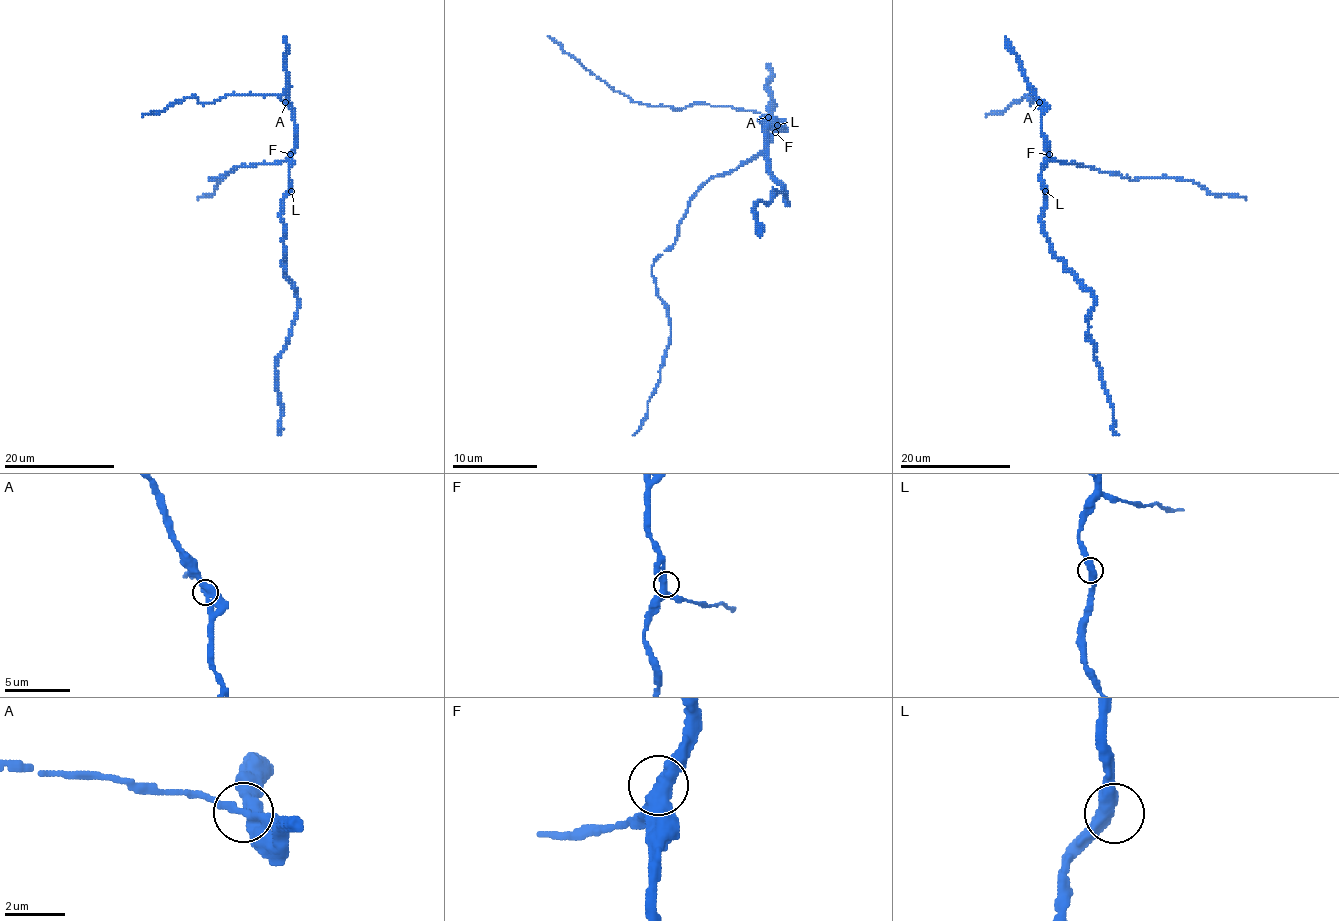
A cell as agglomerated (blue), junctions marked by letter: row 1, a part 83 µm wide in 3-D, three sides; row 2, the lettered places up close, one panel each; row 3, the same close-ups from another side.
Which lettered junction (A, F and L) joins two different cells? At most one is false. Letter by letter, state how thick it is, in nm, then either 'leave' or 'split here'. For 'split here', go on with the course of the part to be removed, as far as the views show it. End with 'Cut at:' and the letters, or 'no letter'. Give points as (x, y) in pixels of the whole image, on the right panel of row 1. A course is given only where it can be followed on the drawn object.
A: 360 nm | leave
F: 380 nm | leave
L: 480 nm | leave
Cut at: no letter

